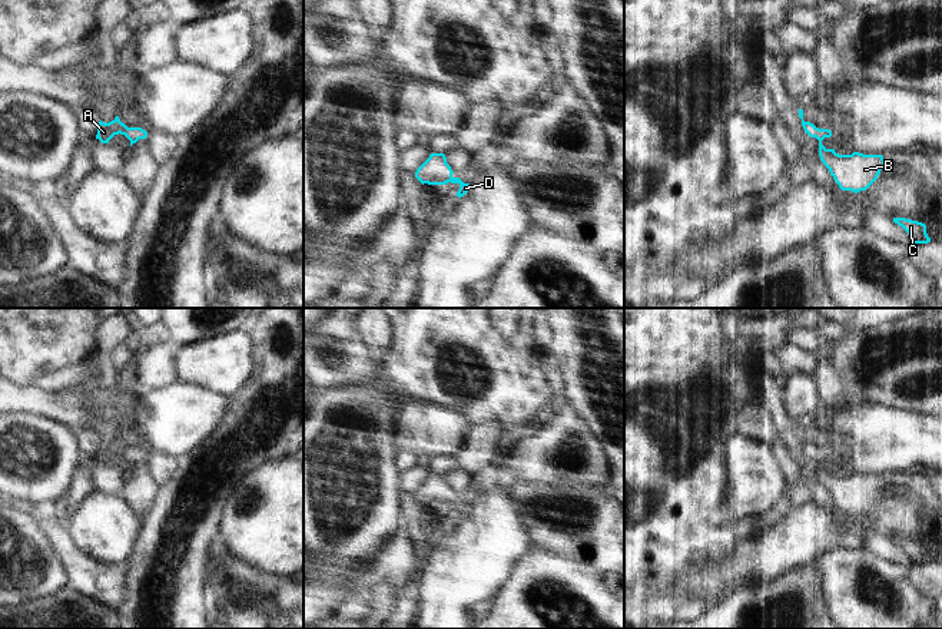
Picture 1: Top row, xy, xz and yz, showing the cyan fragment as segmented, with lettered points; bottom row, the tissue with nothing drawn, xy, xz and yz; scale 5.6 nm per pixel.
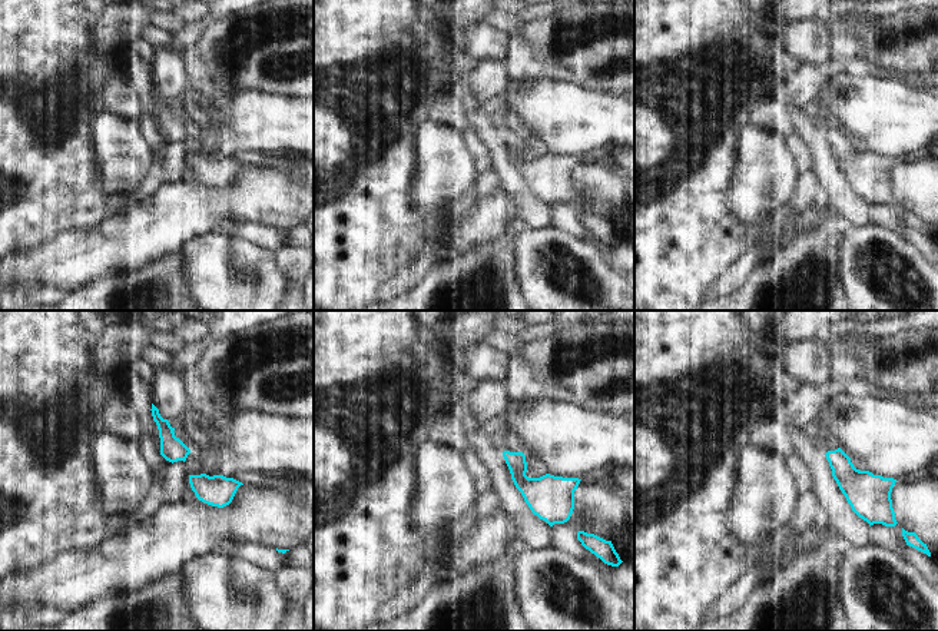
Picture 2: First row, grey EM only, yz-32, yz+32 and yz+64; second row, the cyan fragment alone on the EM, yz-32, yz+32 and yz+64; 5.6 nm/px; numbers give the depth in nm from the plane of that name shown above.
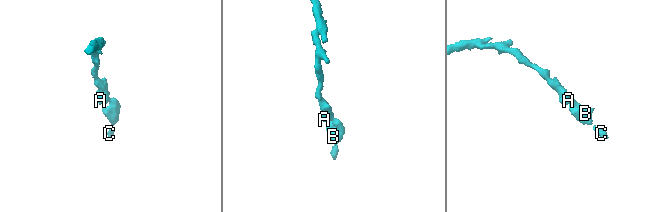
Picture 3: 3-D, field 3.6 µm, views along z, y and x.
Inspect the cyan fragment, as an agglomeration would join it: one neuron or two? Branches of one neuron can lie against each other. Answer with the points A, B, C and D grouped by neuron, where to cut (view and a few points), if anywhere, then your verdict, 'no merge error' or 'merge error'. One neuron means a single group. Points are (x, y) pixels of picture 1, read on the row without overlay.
A B C D; no cut; no merge error

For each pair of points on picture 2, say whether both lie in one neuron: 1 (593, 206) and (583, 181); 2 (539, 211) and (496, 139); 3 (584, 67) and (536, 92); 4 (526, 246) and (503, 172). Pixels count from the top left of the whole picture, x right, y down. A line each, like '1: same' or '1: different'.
1: different
2: same
3: different
4: different

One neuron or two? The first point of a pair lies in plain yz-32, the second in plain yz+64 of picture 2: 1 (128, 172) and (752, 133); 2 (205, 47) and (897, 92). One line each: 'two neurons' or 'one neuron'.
1: one neuron
2: two neurons

